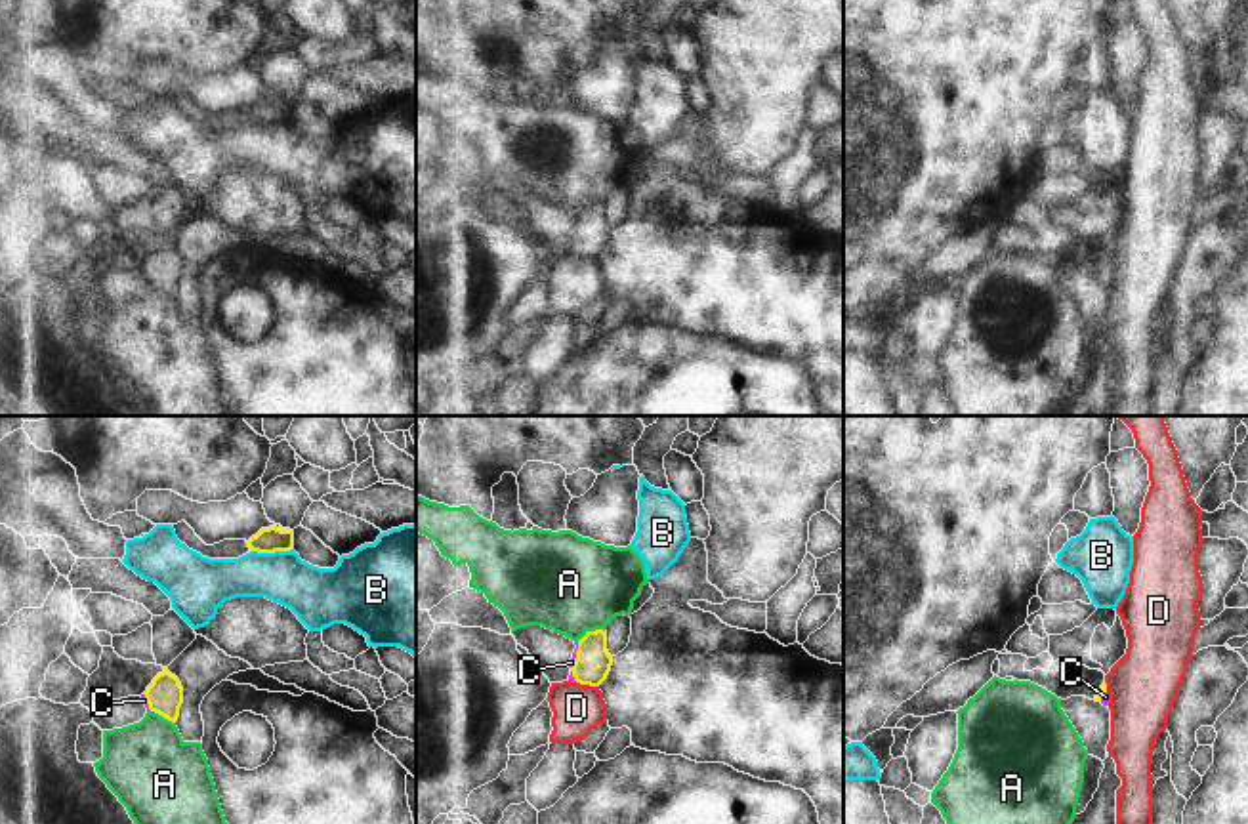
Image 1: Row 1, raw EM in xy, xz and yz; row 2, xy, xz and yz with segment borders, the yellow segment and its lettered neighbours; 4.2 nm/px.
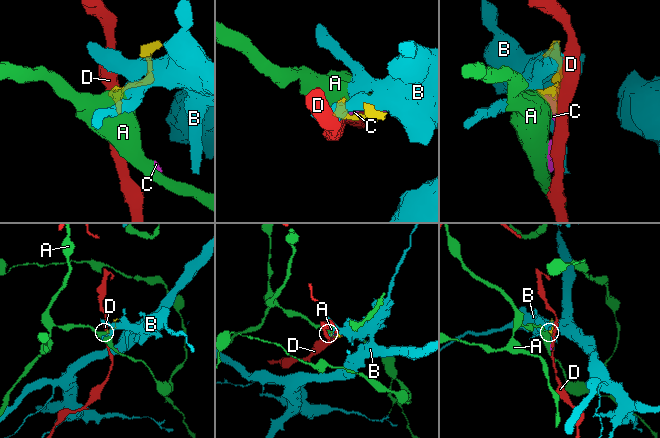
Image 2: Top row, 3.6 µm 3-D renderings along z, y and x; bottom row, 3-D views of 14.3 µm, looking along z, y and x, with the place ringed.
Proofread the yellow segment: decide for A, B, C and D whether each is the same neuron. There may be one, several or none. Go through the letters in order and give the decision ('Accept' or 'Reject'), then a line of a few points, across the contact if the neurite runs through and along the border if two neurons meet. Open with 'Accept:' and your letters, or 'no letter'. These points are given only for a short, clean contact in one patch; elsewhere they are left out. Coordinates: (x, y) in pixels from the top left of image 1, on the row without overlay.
Accept: C
A: Reject. Line: xz (603, 203), (588, 203), (577, 214)
B: Reject. Line: xy (292, 121), (250, 124)
C: Accept. Line: xz (592, 237), (575, 235), (571, 235)
D: Reject. Line: xz (575, 252), (598, 260)

